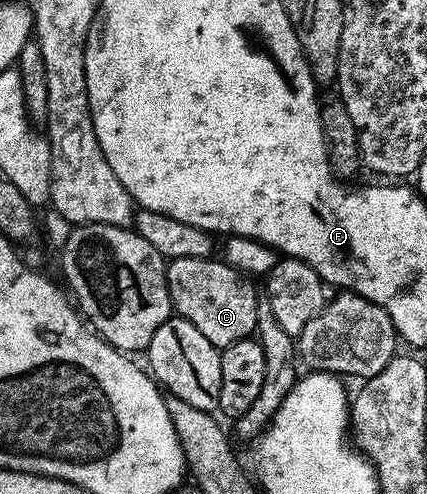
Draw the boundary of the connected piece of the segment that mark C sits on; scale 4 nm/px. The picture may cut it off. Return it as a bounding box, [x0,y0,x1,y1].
[165,258,258,348]

